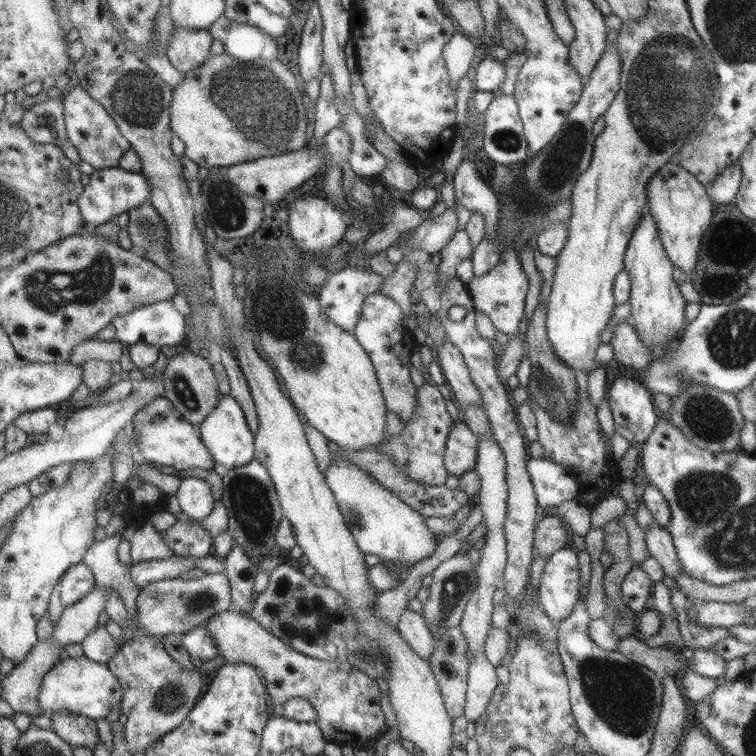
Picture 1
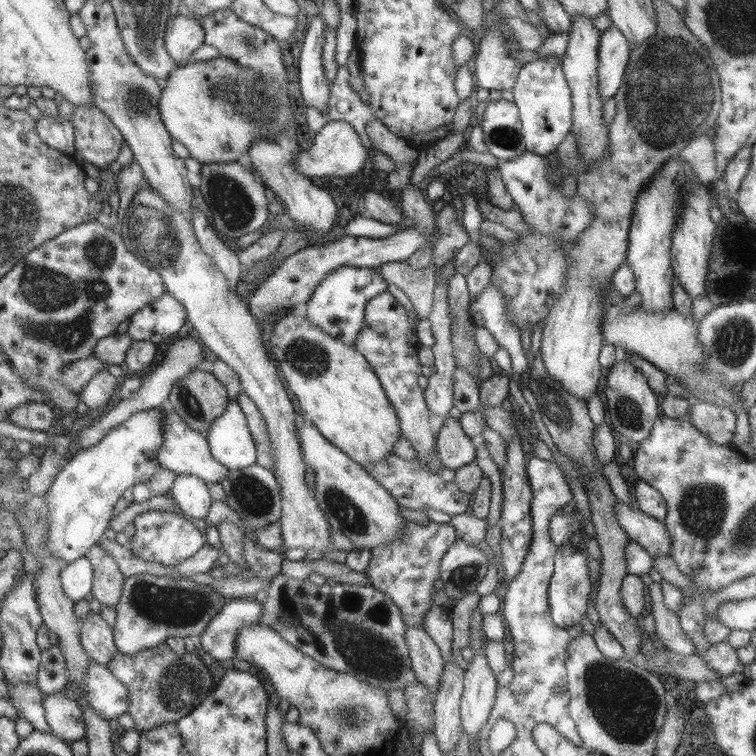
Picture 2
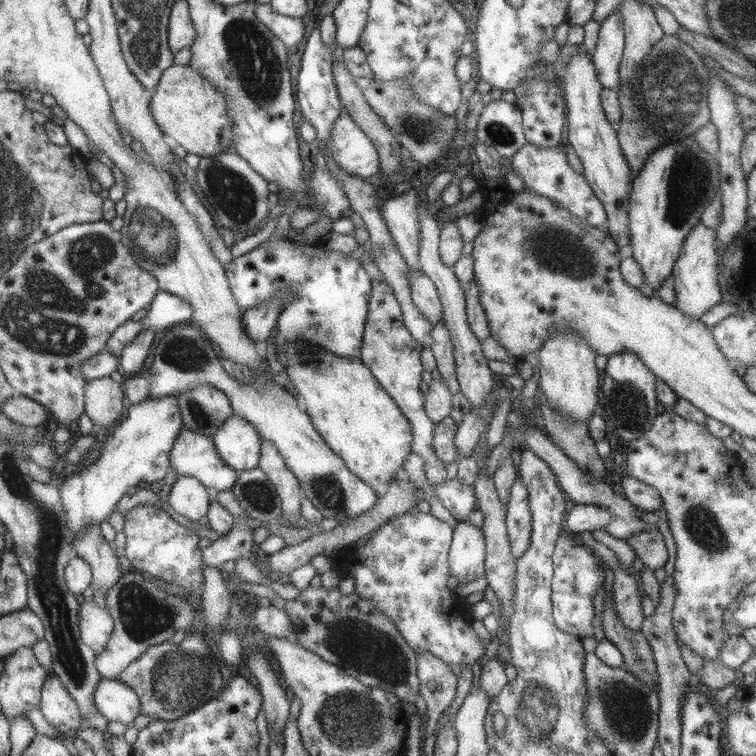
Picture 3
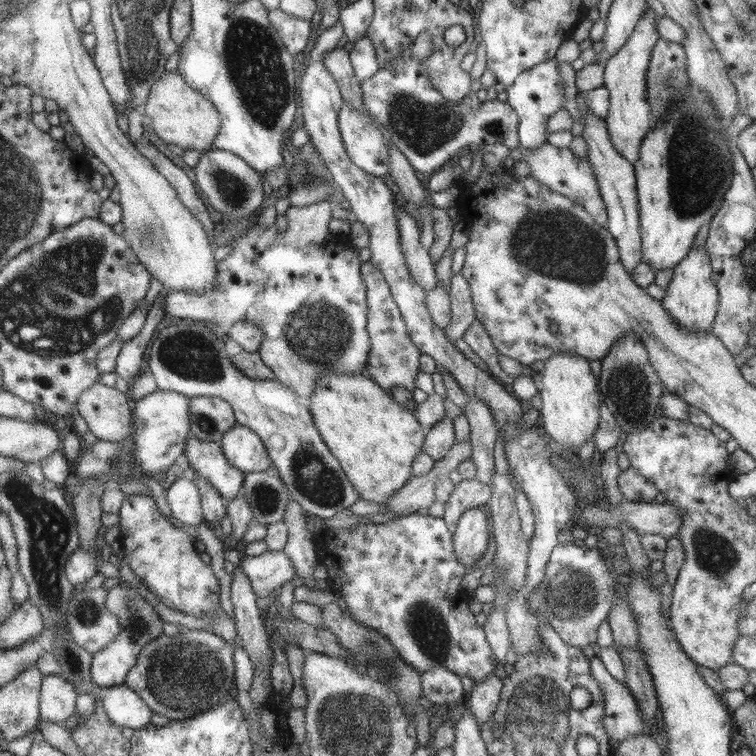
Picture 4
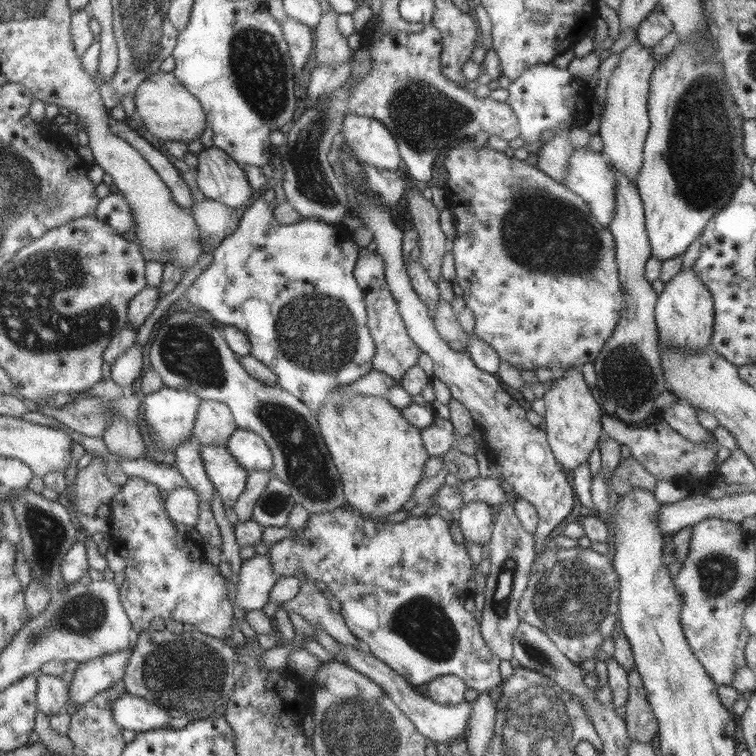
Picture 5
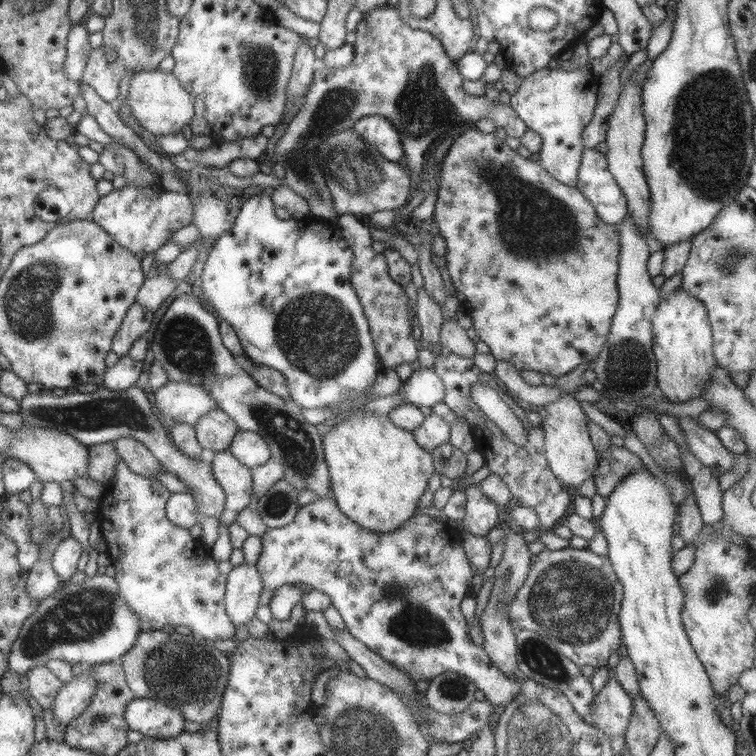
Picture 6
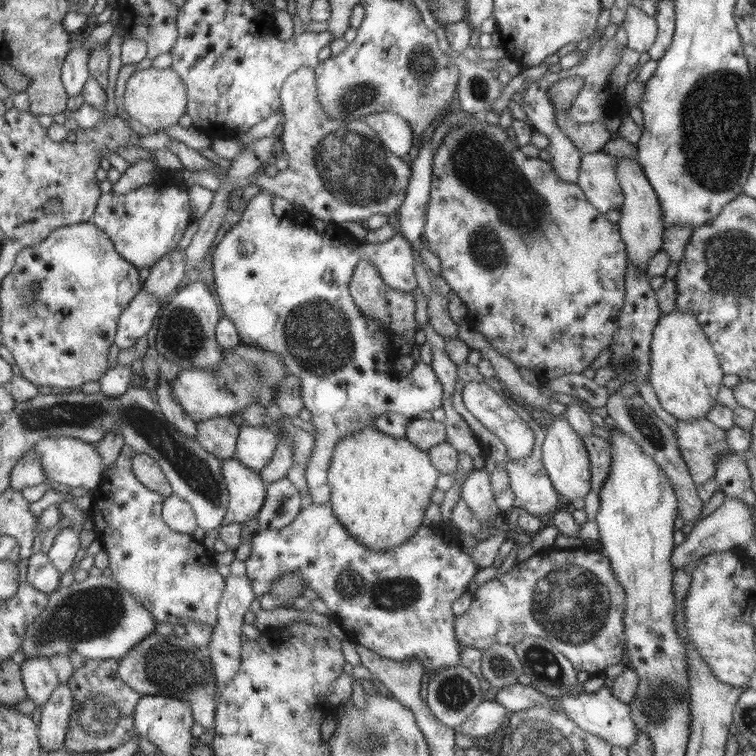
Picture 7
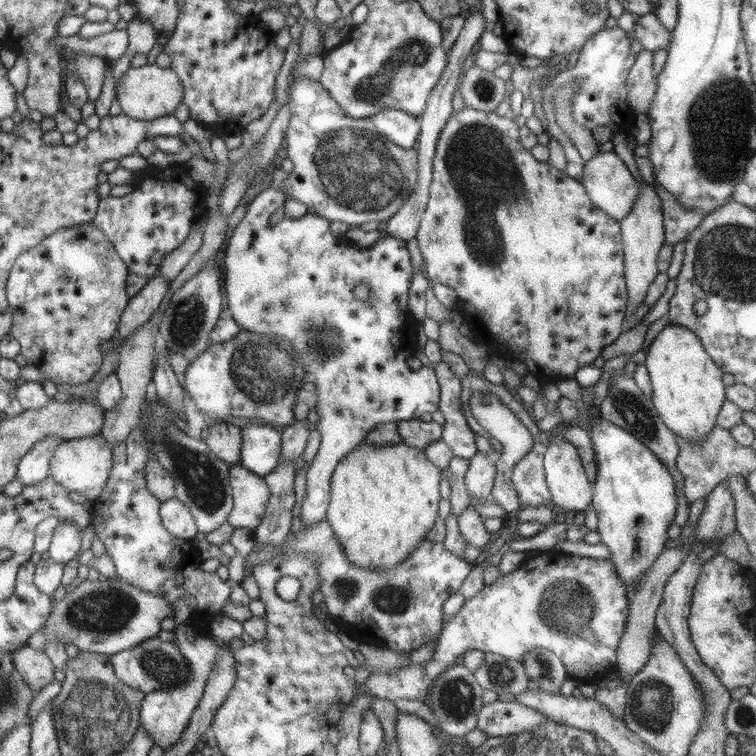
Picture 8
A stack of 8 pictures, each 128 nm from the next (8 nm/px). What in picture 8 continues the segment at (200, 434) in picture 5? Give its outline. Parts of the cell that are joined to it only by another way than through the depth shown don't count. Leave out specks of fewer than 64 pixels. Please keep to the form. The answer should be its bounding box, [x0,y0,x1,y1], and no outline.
[201,422,243,467]

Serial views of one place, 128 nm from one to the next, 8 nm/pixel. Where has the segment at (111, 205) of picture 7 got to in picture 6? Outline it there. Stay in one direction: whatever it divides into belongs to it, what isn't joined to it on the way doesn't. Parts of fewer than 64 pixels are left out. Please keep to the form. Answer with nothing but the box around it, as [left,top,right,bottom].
[93,185,194,259]

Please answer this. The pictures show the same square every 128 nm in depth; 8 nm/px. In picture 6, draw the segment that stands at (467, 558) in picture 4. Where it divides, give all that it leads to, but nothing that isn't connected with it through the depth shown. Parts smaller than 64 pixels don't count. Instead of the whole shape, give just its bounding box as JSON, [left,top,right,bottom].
[462,483,498,536]

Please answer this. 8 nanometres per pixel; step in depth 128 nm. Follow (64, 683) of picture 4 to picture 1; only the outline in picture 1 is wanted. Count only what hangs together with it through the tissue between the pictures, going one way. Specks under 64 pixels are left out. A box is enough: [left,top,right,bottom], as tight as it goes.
[51,711,100,747]

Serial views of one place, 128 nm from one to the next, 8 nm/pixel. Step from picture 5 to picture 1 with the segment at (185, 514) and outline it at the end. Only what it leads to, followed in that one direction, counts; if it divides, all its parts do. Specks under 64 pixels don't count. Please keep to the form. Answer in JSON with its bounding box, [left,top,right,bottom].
[177,478,214,522]

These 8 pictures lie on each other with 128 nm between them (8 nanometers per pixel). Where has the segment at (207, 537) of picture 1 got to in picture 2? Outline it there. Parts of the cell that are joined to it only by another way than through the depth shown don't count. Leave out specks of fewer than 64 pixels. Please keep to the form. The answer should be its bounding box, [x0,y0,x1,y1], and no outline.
[127,510,206,566]

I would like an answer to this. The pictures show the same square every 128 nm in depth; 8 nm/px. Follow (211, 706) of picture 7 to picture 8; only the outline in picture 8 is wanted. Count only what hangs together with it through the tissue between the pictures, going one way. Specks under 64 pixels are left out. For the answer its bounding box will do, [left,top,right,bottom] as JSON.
[111,636,189,694]

